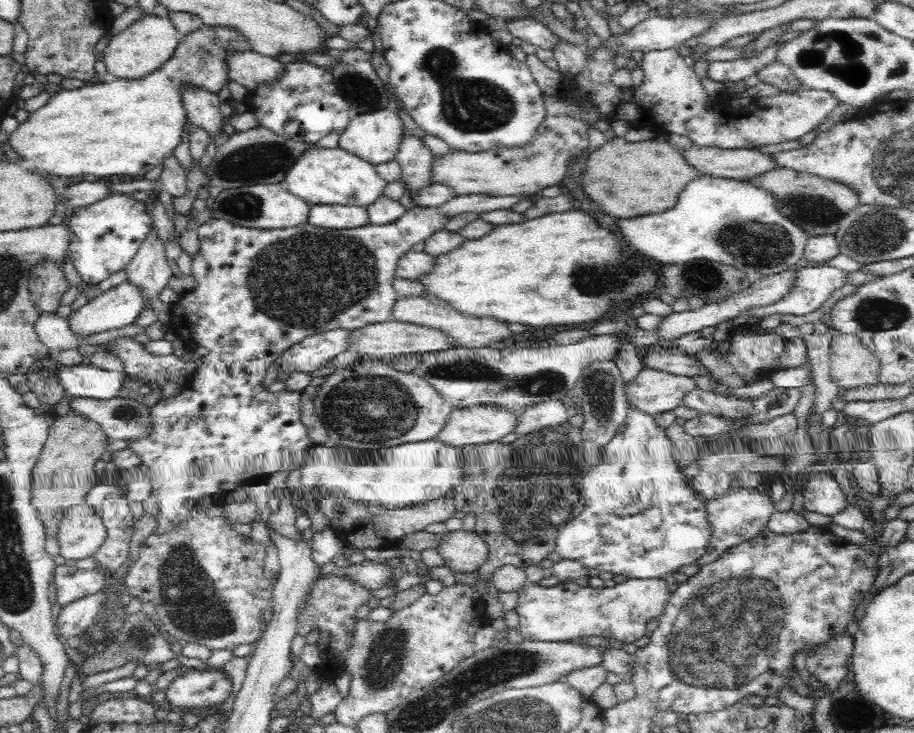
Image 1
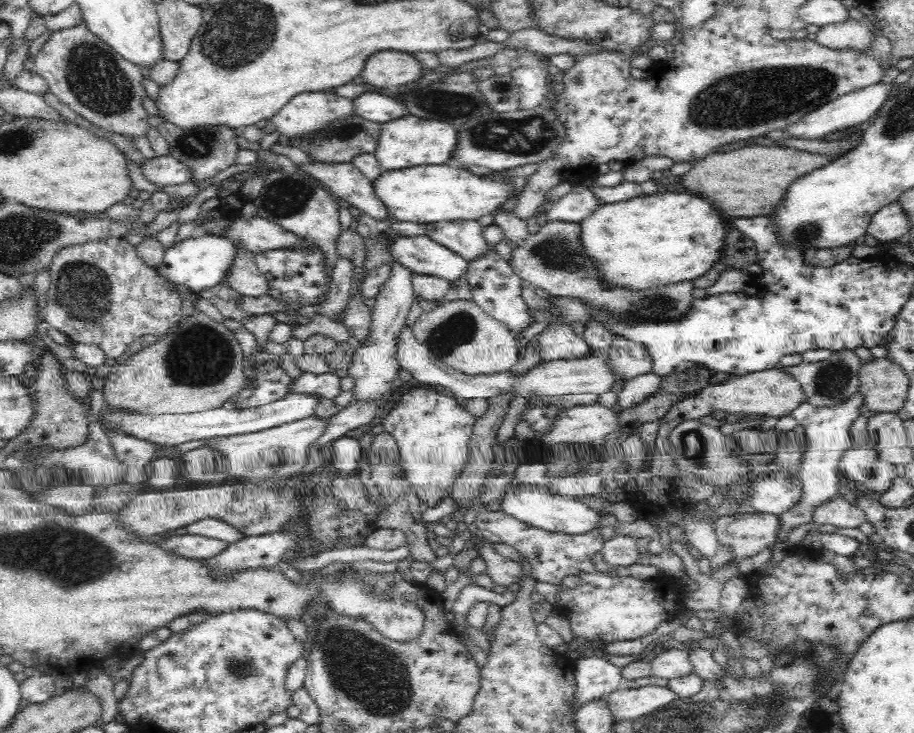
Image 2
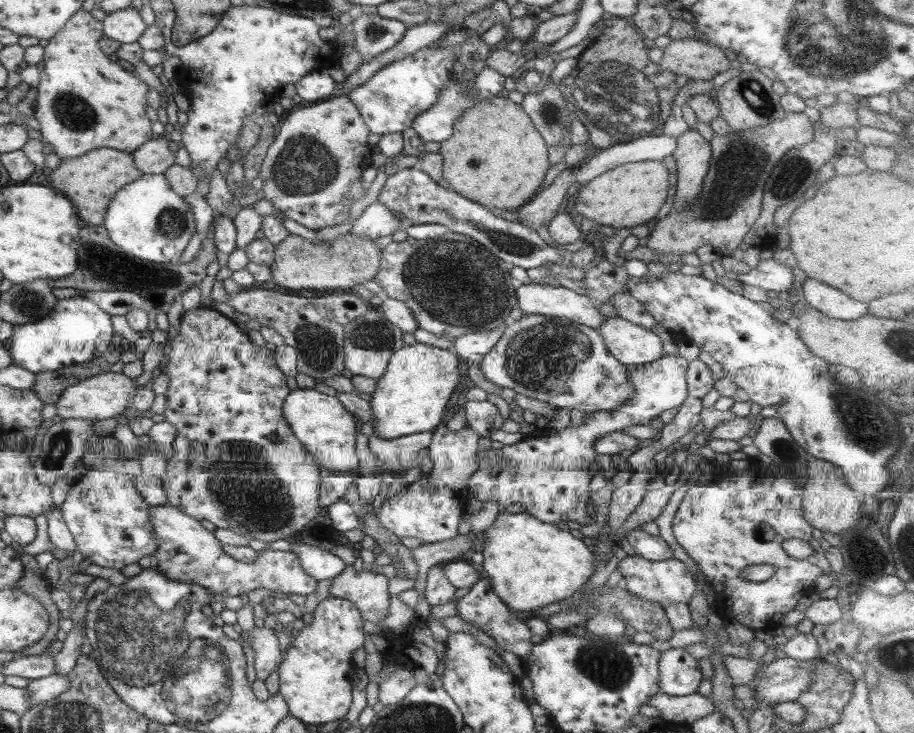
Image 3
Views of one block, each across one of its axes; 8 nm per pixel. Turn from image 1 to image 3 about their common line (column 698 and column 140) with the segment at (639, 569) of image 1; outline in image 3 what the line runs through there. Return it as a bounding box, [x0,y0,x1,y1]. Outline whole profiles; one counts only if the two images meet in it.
[60,468,157,572]

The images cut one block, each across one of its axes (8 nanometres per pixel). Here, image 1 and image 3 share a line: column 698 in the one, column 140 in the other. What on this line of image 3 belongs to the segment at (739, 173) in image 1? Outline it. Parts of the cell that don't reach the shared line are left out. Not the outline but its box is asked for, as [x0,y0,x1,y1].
[134,136,177,175]

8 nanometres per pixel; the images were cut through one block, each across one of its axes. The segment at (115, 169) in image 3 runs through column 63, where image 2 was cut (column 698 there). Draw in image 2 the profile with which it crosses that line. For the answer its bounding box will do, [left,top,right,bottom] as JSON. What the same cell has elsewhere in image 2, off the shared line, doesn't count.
[682,146,838,216]

